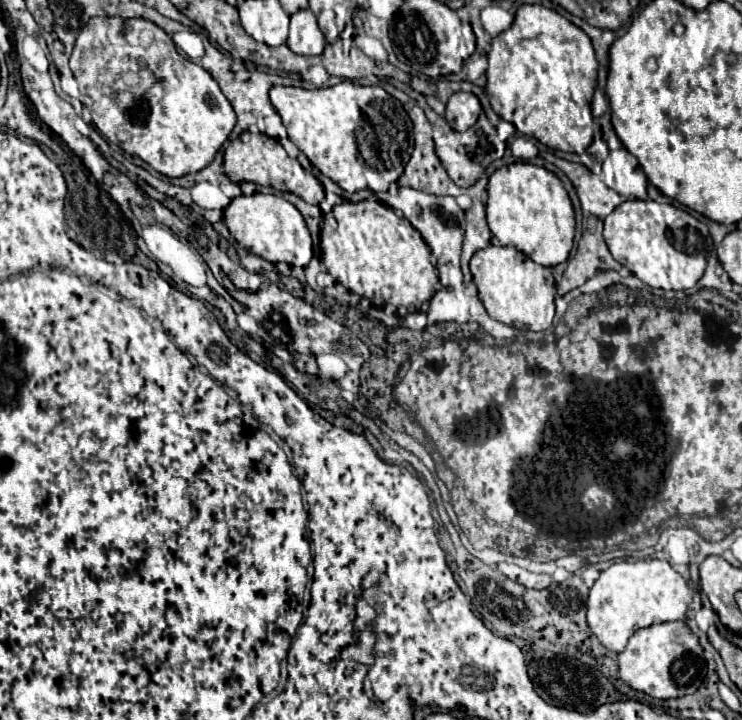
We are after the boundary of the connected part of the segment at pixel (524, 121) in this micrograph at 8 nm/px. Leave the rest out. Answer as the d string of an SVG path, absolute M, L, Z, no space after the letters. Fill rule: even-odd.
M523 4L515 14L515 22L509 30L493 38L491 50L487 54L487 94L493 112L511 122L521 134L537 138L541 144L583 154L593 138L593 120L591 116L591 98L597 84L597 58L589 36L573 26L567 18L539 4Z

